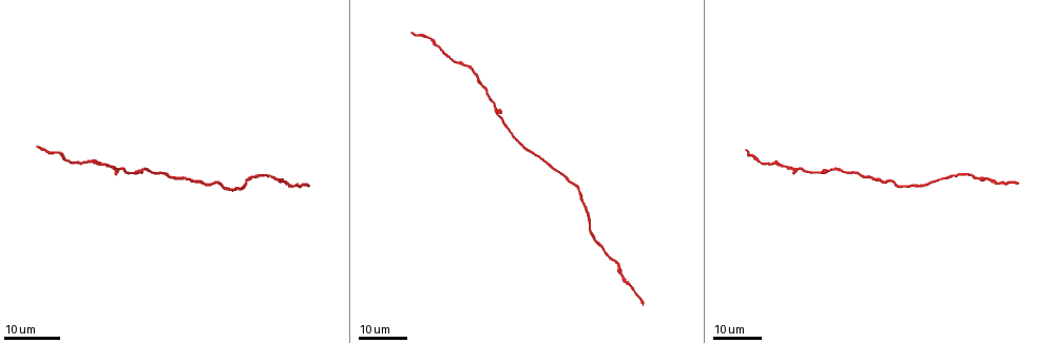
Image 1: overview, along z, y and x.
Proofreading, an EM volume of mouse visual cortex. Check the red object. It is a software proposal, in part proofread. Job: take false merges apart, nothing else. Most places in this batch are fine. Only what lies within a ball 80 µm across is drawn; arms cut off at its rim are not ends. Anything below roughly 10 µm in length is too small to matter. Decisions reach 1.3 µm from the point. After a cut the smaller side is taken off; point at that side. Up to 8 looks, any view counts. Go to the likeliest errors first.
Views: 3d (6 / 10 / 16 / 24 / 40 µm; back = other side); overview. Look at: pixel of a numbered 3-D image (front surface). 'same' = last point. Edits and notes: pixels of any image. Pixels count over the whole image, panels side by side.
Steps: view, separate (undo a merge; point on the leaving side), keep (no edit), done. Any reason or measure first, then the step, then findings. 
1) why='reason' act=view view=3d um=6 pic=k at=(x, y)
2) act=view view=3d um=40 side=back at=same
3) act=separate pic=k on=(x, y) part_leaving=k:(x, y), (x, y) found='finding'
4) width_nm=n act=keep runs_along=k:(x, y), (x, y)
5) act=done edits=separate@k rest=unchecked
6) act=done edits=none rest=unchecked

why='sudden change in width' act=view view=3d um=24 pic=1 at=(495, 105)

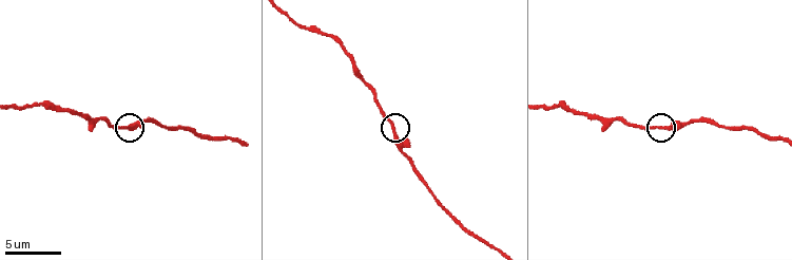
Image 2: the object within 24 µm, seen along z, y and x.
why='closer look' act=view view=3d um=6 pic=2 at=(662, 127)

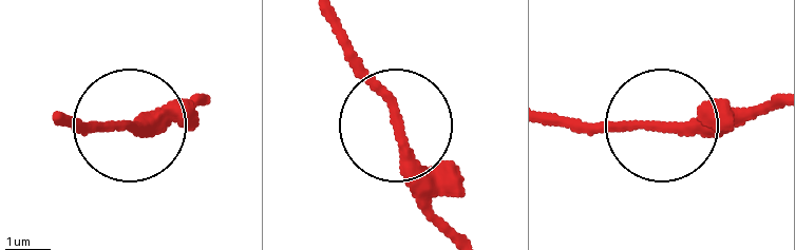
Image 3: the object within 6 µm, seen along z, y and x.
width_nm=250 act=keep runs_along=3:(455, 232), (395, 96), (323, 10) found='all the same neuron'

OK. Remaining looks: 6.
why='calibre changes' act=view view=3d um=10 pic=2 at=(40, 103)

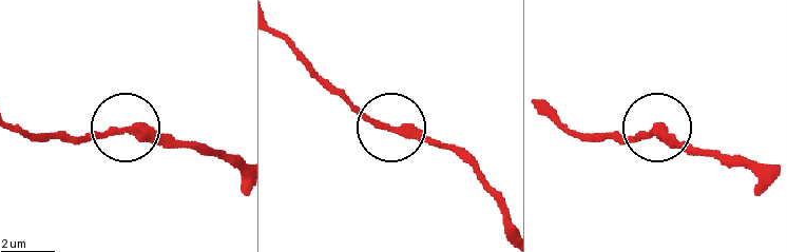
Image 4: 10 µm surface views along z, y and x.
act=view view=3d um=6 pic=4 at=(124, 128)

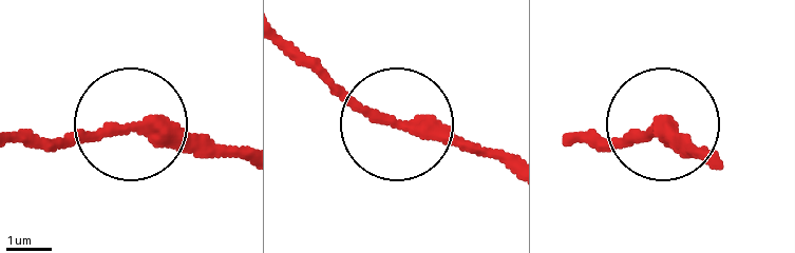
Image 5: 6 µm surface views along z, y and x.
act=keep runs_along=5:(510, 170), (362, 116), (283, 44) found='continuous, no second neuron'

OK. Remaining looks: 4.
why='sudden change in width' act=view view=3d um=16 pic=2 at=(592, 118)

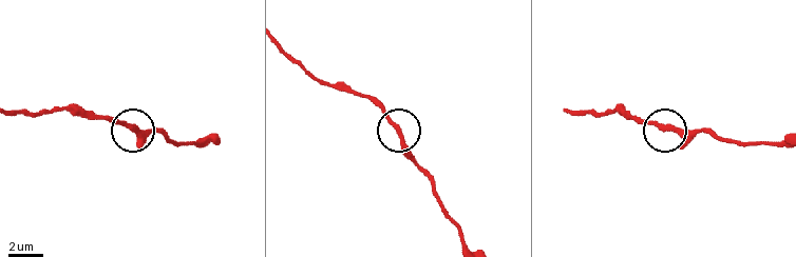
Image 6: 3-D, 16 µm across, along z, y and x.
act=keep runs_along=6:(777, 143), (717, 139), (700, 131), (666, 131), (629, 118) found='all the same neuron'

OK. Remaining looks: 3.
why='thin neck' act=view view=3d um=24 pic=1 at=(622, 274)

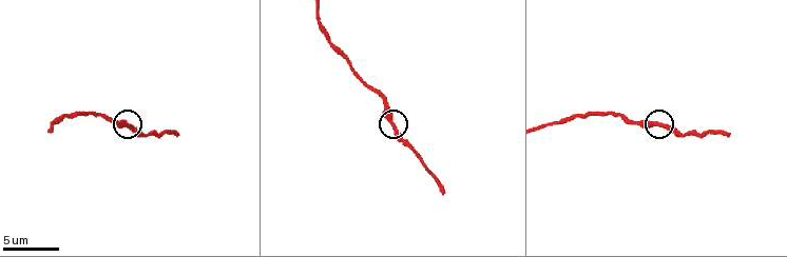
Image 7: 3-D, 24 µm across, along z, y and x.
act=view view=3d um=10 pic=7 at=(393, 125)

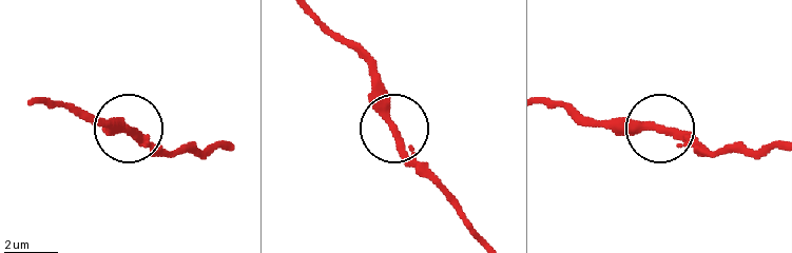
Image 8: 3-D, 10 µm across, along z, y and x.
act=keep runs_along=8:(546, 102), (573, 108), (600, 123), (675, 130), (707, 150) found='all the same neuron'

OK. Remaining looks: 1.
act=done edits=none rest=unchecked

